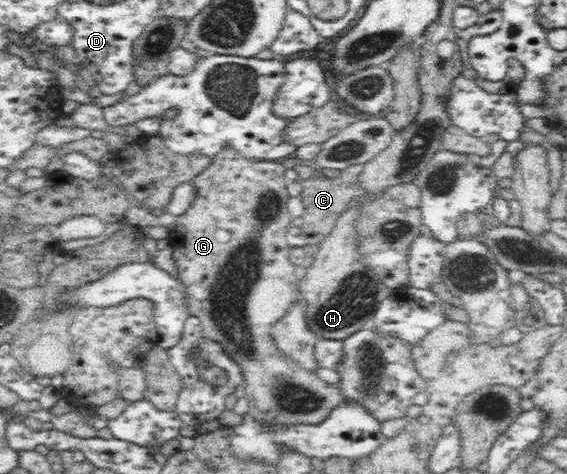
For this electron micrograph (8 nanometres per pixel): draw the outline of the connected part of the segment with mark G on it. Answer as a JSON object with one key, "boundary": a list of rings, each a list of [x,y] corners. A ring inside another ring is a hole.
{"boundary":[[[235,149],[221,150],[212,159],[210,165],[203,170],[200,175],[194,176],[192,181],[193,185],[197,188],[196,197],[193,199],[189,208],[183,213],[182,217],[178,216],[177,221],[171,227],[171,232],[168,241],[174,247],[173,258],[175,262],[175,267],[179,274],[179,281],[184,285],[186,291],[189,295],[189,312],[191,316],[196,316],[200,320],[200,325],[203,329],[202,335],[210,340],[214,340],[222,344],[224,351],[230,354],[232,358],[239,363],[240,368],[243,370],[244,379],[246,383],[252,383],[254,389],[274,389],[276,385],[274,383],[290,383],[294,386],[298,384],[299,381],[299,366],[294,362],[292,357],[288,357],[284,354],[284,379],[282,381],[264,381],[264,377],[250,377],[250,373],[254,369],[260,369],[262,361],[266,359],[276,359],[278,351],[274,353],[268,353],[266,347],[260,347],[256,345],[256,341],[262,341],[262,339],[256,339],[260,337],[260,333],[256,331],[258,325],[262,325],[272,341],[274,341],[274,336],[272,336],[272,331],[274,331],[274,325],[282,319],[283,315],[295,305],[296,299],[300,298],[299,294],[299,283],[298,277],[295,277],[295,266],[290,263],[290,246],[287,245],[287,233],[291,229],[292,215],[287,211],[287,201],[289,198],[288,192],[286,191],[287,183],[284,180],[285,168],[281,163],[275,161],[250,161],[250,158],[242,157],[236,153]]]}

